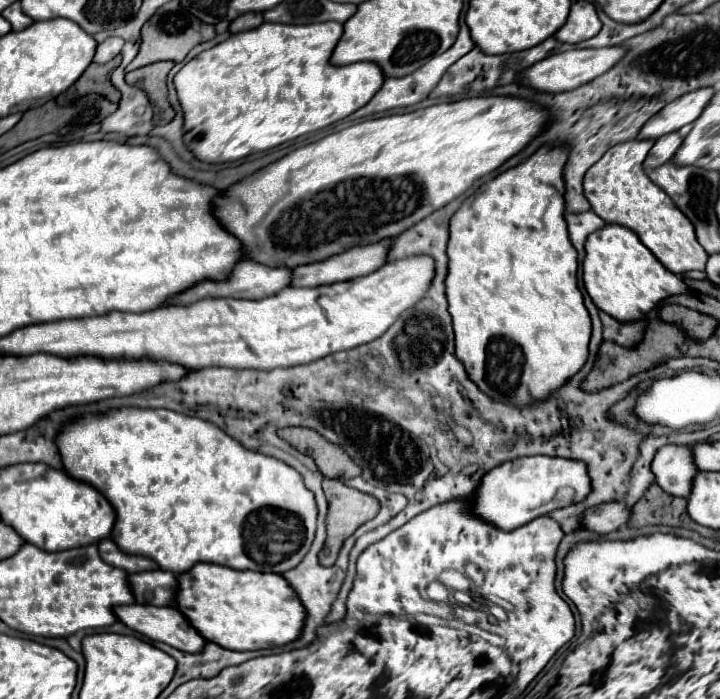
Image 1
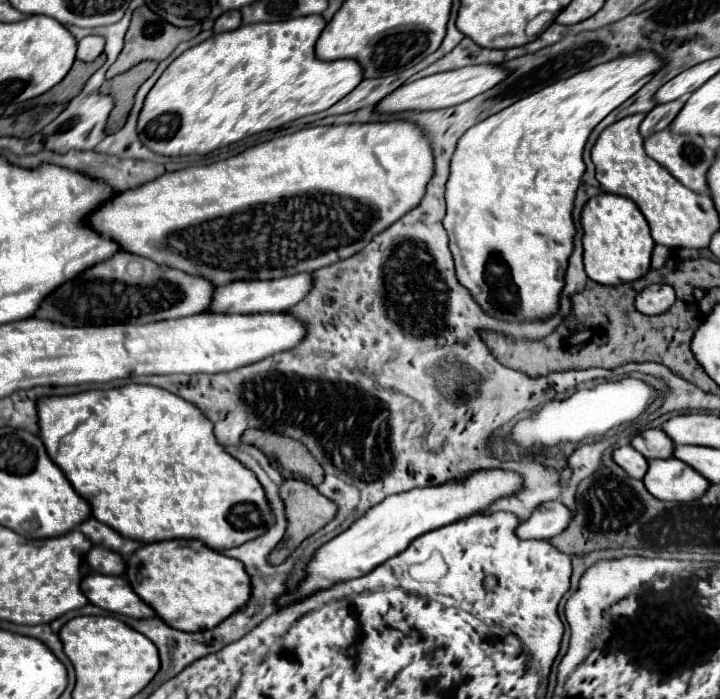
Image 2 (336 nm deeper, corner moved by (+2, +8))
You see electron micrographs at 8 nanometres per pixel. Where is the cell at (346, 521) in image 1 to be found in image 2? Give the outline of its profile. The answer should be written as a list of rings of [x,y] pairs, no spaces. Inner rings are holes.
[[[289,478],[289,480],[285,480],[285,482],[281,484],[281,488],[279,488],[279,494],[281,494],[281,498],[283,498],[283,502],[285,502],[289,526],[287,526],[285,538],[281,540],[281,544],[279,544],[279,546],[271,552],[271,556],[269,556],[269,562],[275,564],[275,566],[281,564],[281,562],[285,562],[285,560],[299,548],[299,544],[301,544],[305,538],[313,536],[317,530],[321,530],[325,524],[329,524],[329,522],[335,518],[335,514],[337,514],[337,504],[335,504],[333,500],[329,500],[327,496],[323,496],[313,484],[307,484],[305,480],[299,480],[299,478]]]

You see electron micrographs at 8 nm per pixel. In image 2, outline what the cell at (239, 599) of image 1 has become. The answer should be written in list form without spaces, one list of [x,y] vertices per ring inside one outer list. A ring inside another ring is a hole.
[[[199,540],[145,544],[127,560],[125,574],[141,600],[145,600],[163,622],[181,632],[219,626],[227,616],[245,608],[251,596],[251,578],[243,564],[199,544]]]

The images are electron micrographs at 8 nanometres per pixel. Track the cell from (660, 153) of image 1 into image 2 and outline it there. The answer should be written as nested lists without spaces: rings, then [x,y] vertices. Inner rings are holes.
[[[687,96],[675,100],[675,102],[669,102],[669,104],[657,104],[649,114],[647,118],[641,122],[641,136],[647,138],[655,132],[661,132],[665,128],[669,128],[669,124],[675,120],[677,112],[681,112],[683,104],[687,102]]]

